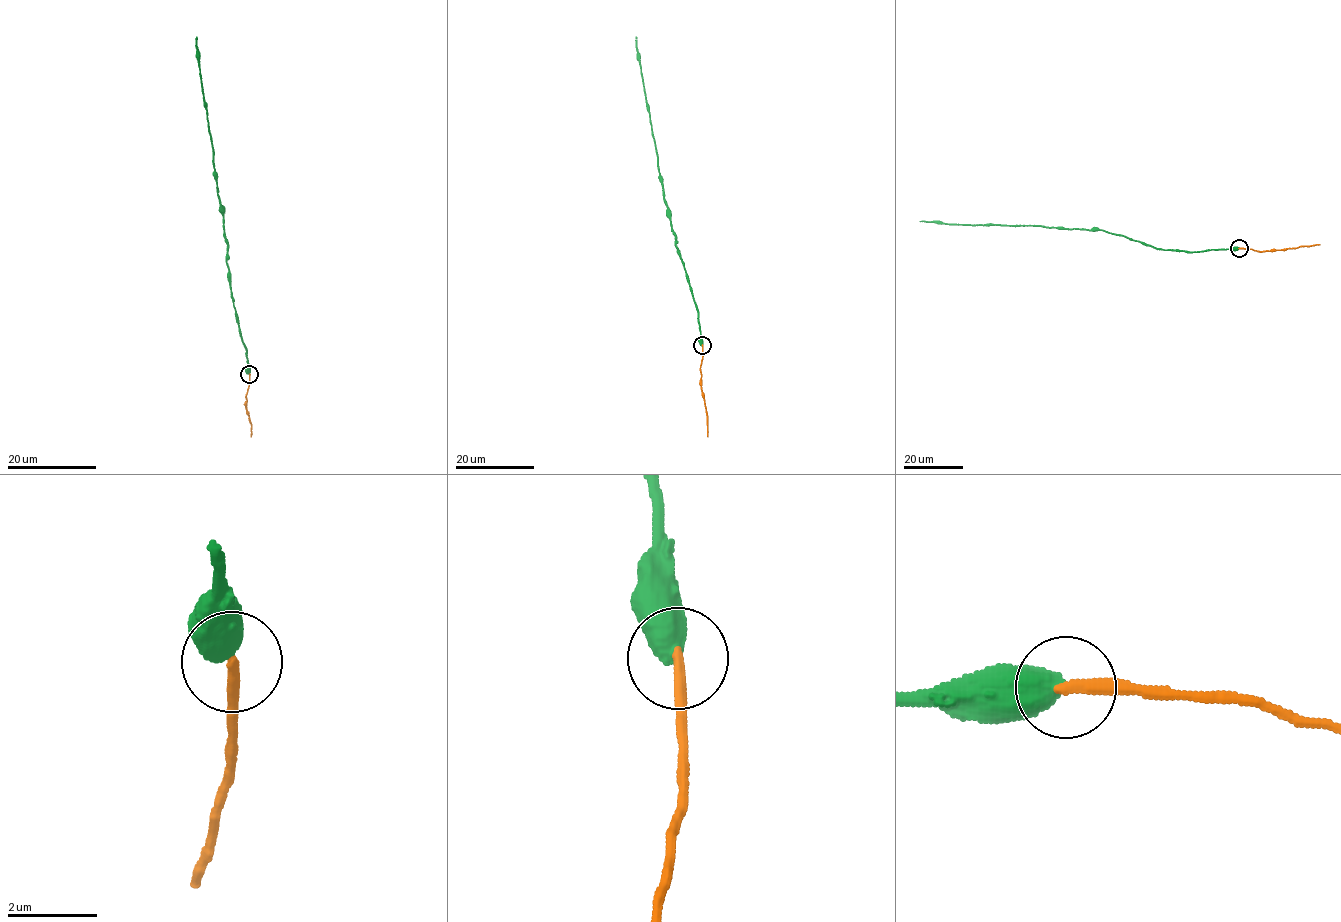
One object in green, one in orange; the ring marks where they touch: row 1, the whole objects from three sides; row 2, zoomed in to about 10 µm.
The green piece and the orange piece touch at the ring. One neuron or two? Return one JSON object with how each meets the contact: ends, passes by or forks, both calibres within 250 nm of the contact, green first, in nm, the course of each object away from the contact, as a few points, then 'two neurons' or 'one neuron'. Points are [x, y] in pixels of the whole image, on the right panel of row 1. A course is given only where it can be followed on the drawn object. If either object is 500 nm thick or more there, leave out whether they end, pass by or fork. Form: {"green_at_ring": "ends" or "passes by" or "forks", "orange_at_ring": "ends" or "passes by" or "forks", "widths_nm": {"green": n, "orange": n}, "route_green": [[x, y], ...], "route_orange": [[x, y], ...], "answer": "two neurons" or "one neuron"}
{"widths_nm": {"green": 550, "orange": 280}, "route_green": [[1239, 248], [1188, 252], [1161, 249], [1101, 230], [919, 221]], "route_orange": [[1239, 248], [1273, 251], [1320, 244]], "answer": "two neurons"}

